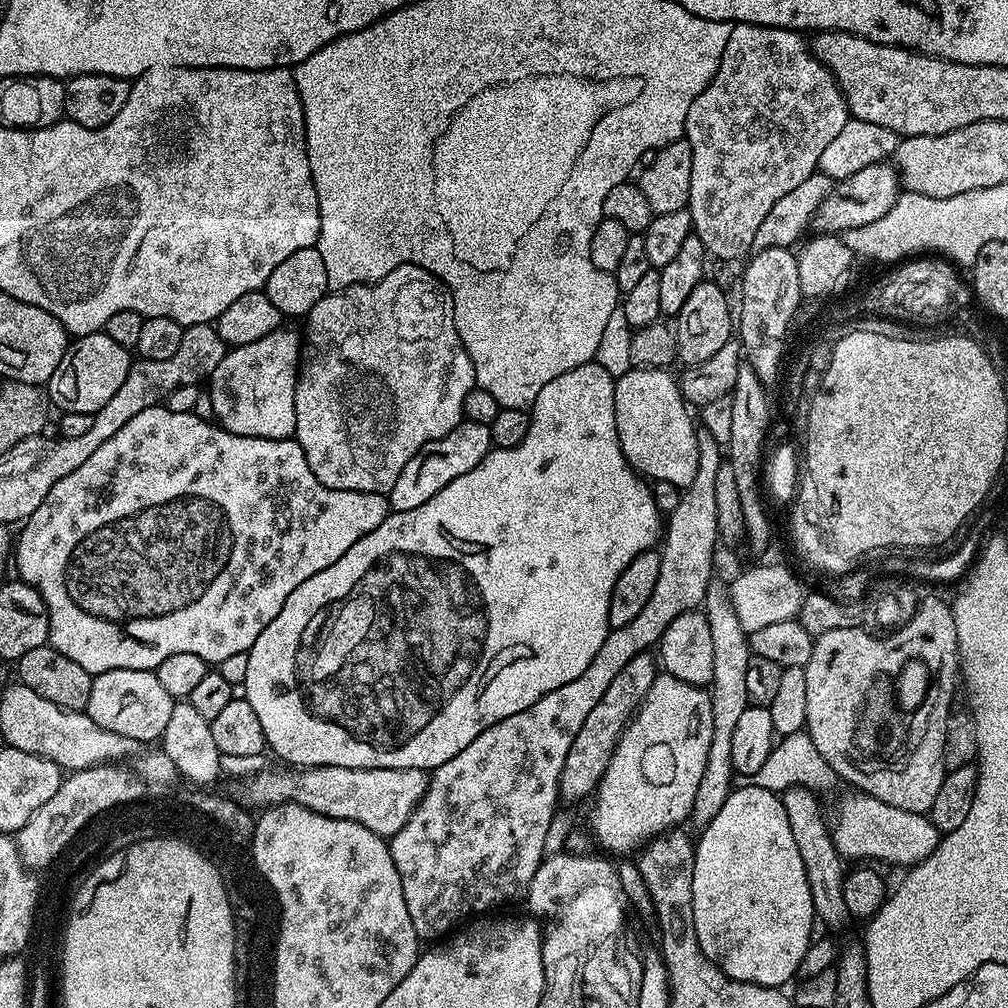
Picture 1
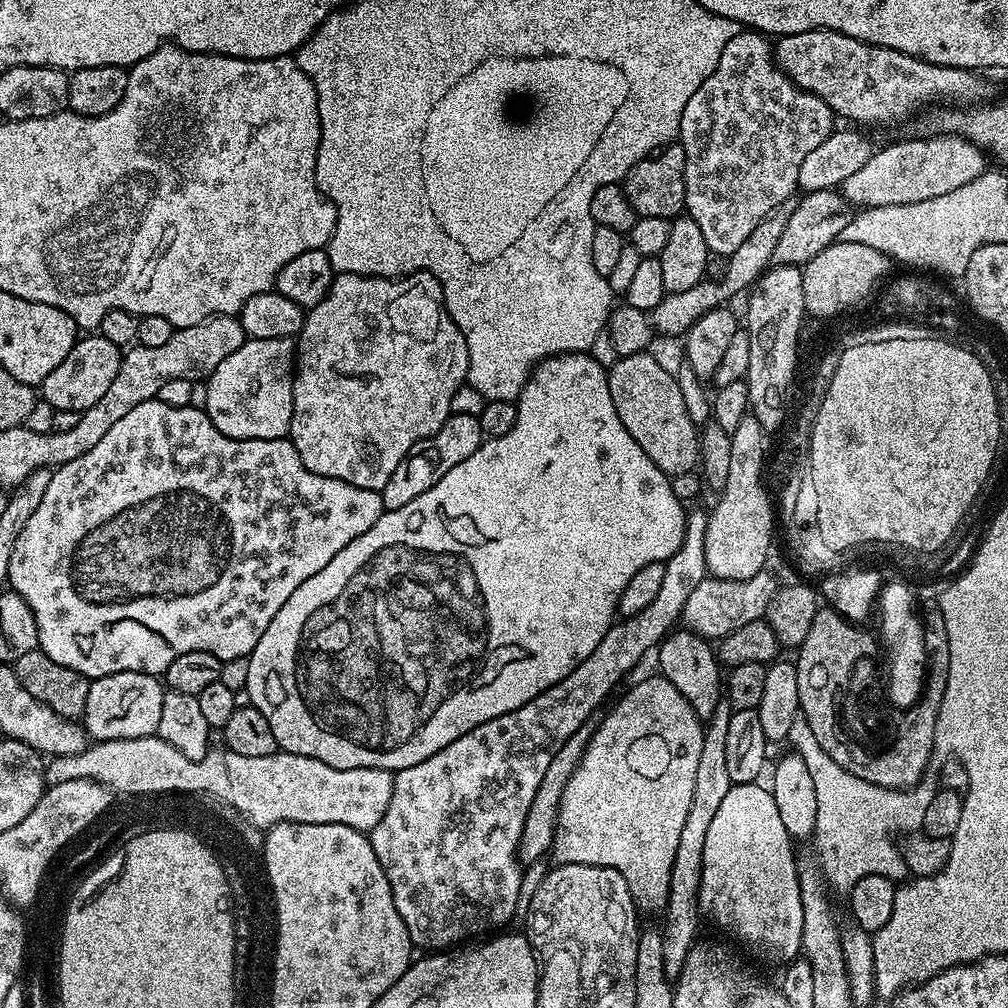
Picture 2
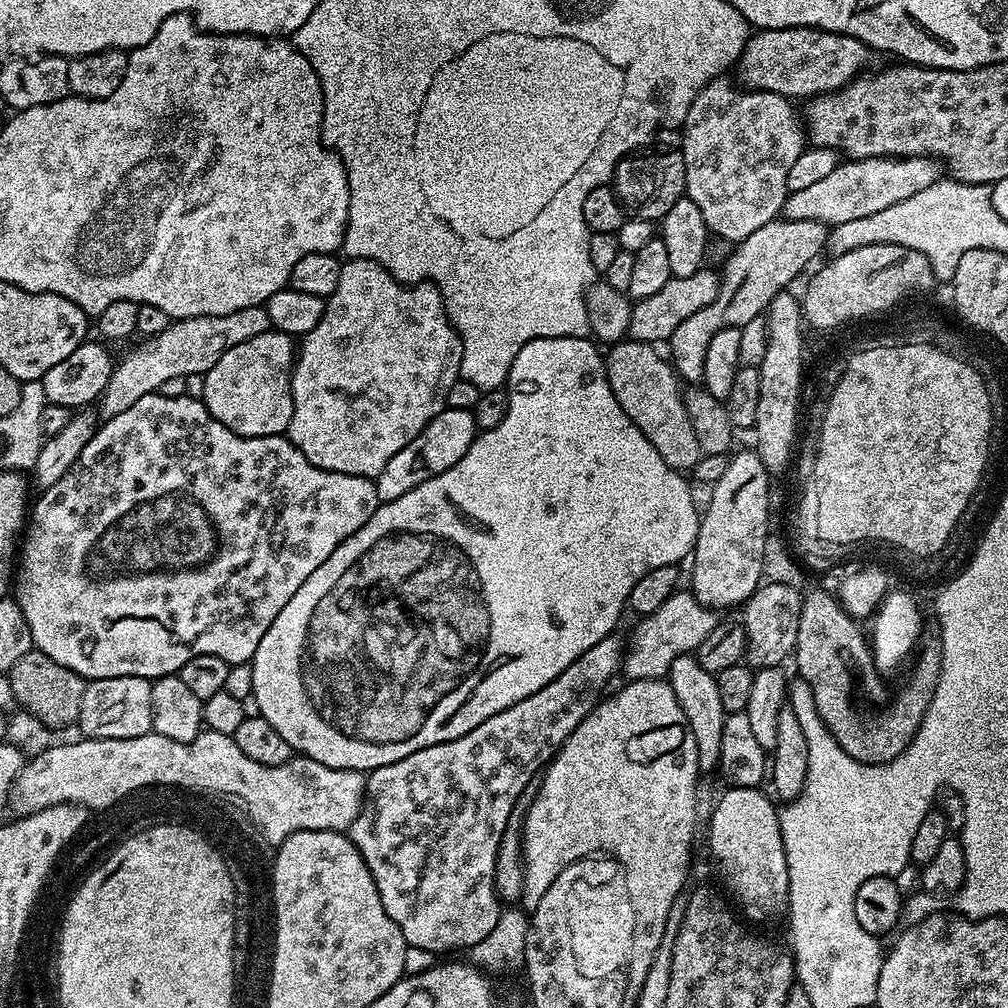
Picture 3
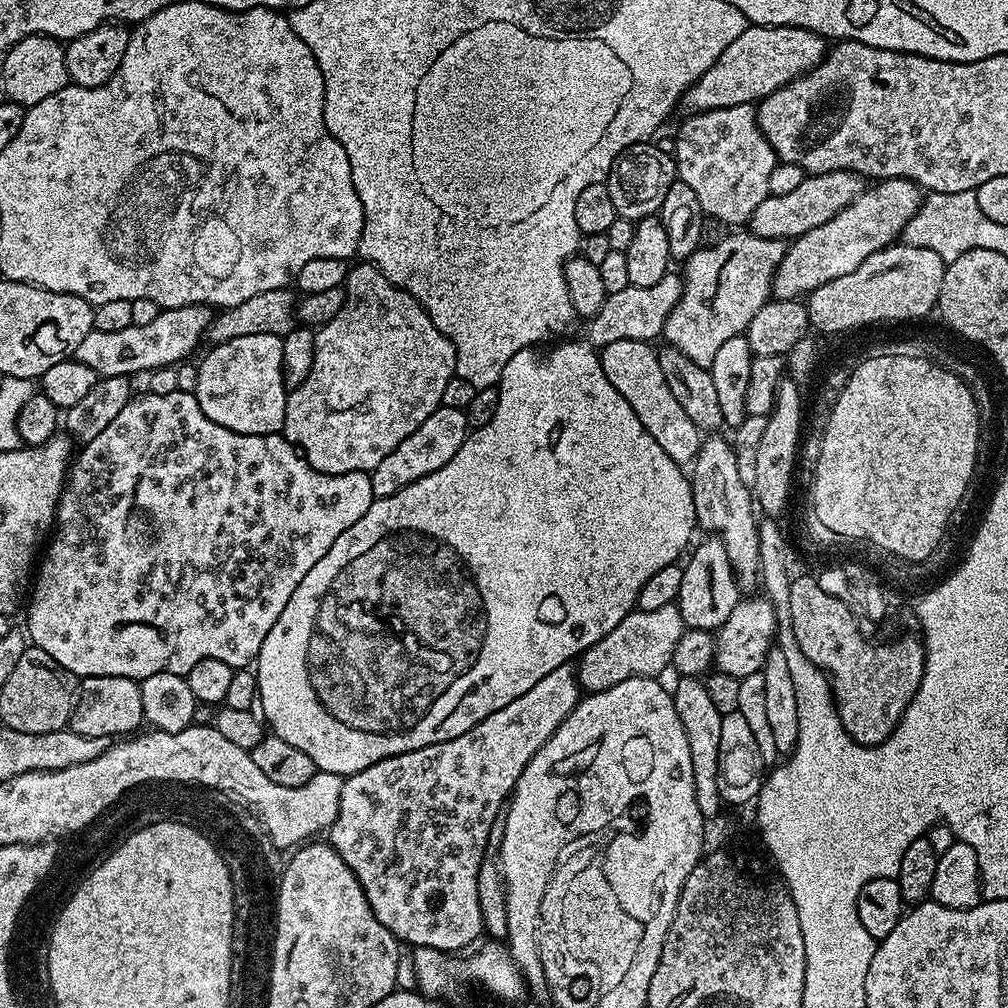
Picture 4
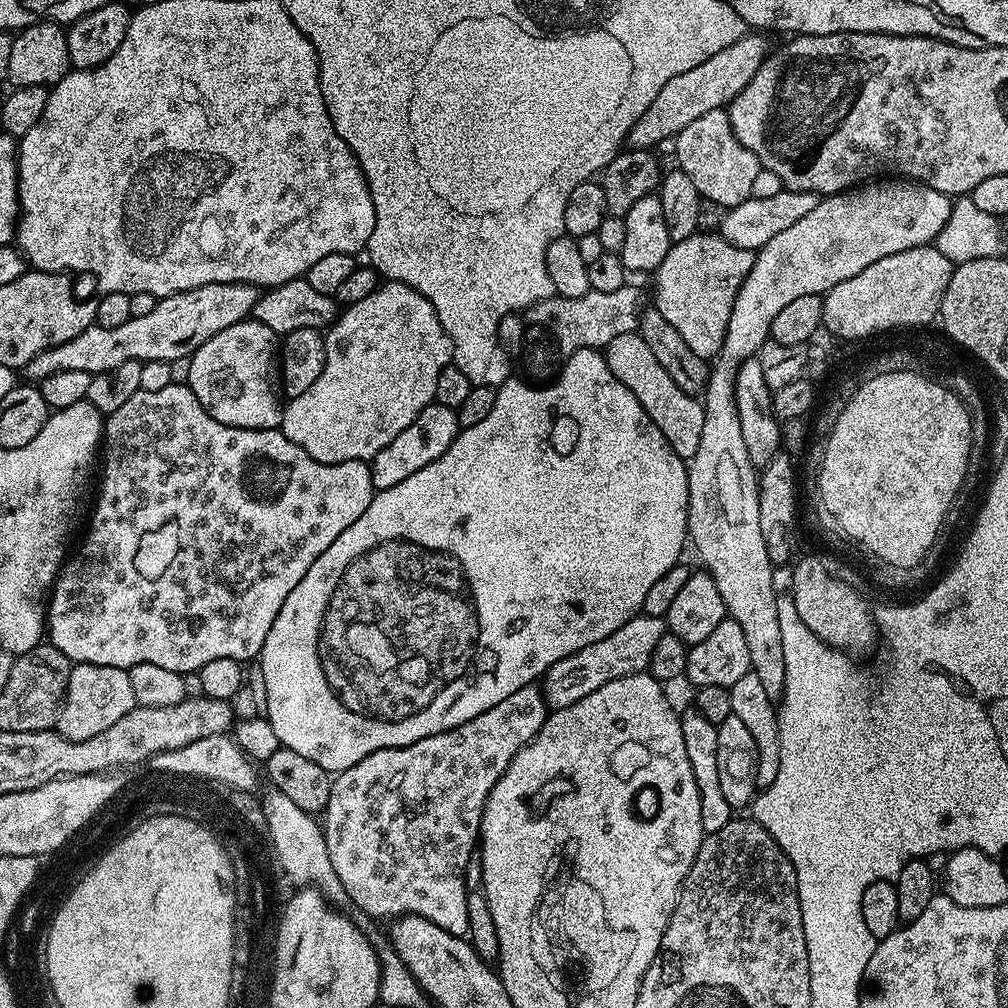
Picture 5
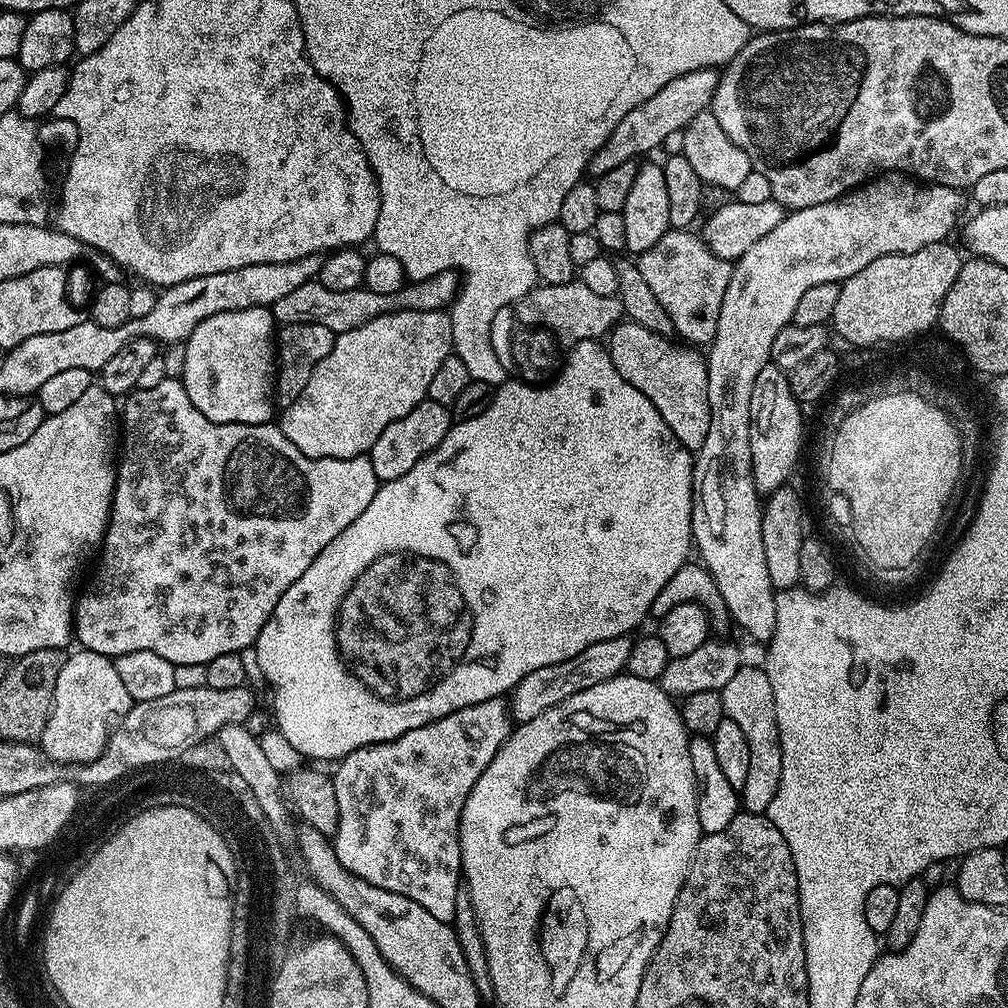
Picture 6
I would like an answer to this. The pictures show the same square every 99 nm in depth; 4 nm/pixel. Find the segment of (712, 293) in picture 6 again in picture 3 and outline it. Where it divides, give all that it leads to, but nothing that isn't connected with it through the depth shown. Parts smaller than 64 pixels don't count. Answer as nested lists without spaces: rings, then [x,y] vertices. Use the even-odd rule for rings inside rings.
[[[783,218],[766,222],[766,226],[754,230],[750,238],[739,241],[719,273],[720,289],[714,302],[698,310],[698,314],[690,314],[690,318],[674,330],[670,363],[677,377],[685,385],[699,385],[706,370],[706,346],[710,346],[710,338],[714,338],[718,330],[741,329],[746,322],[761,316],[771,300],[789,287],[791,280],[805,275],[804,267],[823,253],[826,241],[828,228],[818,221]]]

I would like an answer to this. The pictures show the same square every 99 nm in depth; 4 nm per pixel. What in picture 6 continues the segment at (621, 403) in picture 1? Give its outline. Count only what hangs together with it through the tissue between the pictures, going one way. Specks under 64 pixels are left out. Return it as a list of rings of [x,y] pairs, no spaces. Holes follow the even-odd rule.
[[[621,322],[612,329],[606,340],[606,347],[610,354],[610,362],[614,362],[614,370],[634,386],[634,390],[642,390],[650,402],[662,414],[666,426],[674,430],[674,438],[682,442],[682,446],[691,453],[696,453],[706,442],[706,434],[710,430],[710,398],[708,397],[708,366],[703,355],[700,356],[695,347],[675,339],[654,334],[654,330],[646,330],[646,326],[638,326],[631,322]]]

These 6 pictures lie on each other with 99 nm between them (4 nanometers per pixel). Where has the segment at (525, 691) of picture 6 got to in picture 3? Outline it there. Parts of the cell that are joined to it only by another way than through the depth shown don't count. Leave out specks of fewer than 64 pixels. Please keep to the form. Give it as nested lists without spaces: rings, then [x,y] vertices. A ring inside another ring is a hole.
[[[688,590],[673,592],[658,610],[649,616],[635,621],[636,629],[632,637],[627,637],[622,661],[622,672],[628,680],[662,680],[665,679],[674,662],[674,658],[695,653],[702,644],[706,634],[714,630],[718,616],[713,609],[705,608],[698,602],[698,598]]]

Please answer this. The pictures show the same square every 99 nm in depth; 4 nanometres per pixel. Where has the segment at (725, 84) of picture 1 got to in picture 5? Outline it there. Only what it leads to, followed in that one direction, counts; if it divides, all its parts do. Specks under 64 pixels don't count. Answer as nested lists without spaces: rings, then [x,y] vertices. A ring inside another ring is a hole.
[[[725,109],[710,110],[710,114],[702,114],[702,118],[690,122],[686,130],[676,135],[674,147],[679,171],[694,182],[701,198],[718,202],[726,210],[752,199],[754,178],[758,178],[761,166],[758,158],[738,142]]]

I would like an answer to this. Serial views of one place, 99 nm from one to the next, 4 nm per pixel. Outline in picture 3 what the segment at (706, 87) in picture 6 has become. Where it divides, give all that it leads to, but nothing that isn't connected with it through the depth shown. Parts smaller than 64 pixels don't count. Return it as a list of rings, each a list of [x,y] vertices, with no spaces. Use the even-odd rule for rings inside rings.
[[[766,28],[748,37],[738,61],[739,83],[748,90],[773,92],[789,98],[824,96],[828,92],[839,92],[861,75],[869,67],[868,55],[870,49],[867,44],[858,38],[839,36],[837,32],[824,32],[820,28]]]

